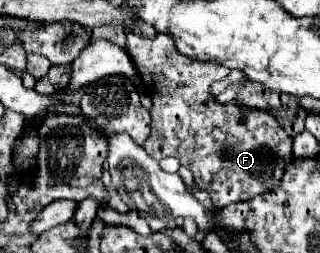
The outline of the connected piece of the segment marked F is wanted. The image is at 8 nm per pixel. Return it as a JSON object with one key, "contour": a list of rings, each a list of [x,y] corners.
{"contour":[[[126,31],[126,37],[128,55],[134,61],[136,71],[140,73],[140,79],[152,99],[152,133],[144,143],[144,149],[152,159],[160,161],[164,157],[176,157],[182,165],[186,165],[192,171],[196,185],[210,193],[216,209],[228,207],[230,203],[248,201],[258,193],[274,189],[282,181],[284,169],[292,161],[292,139],[278,125],[276,117],[266,109],[236,103],[220,105],[216,103],[216,97],[210,93],[210,85],[214,81],[226,78],[230,69],[212,61],[192,61],[192,57],[184,57],[176,49],[174,41],[164,33],[158,33],[152,41],[142,39],[130,31]]]}

